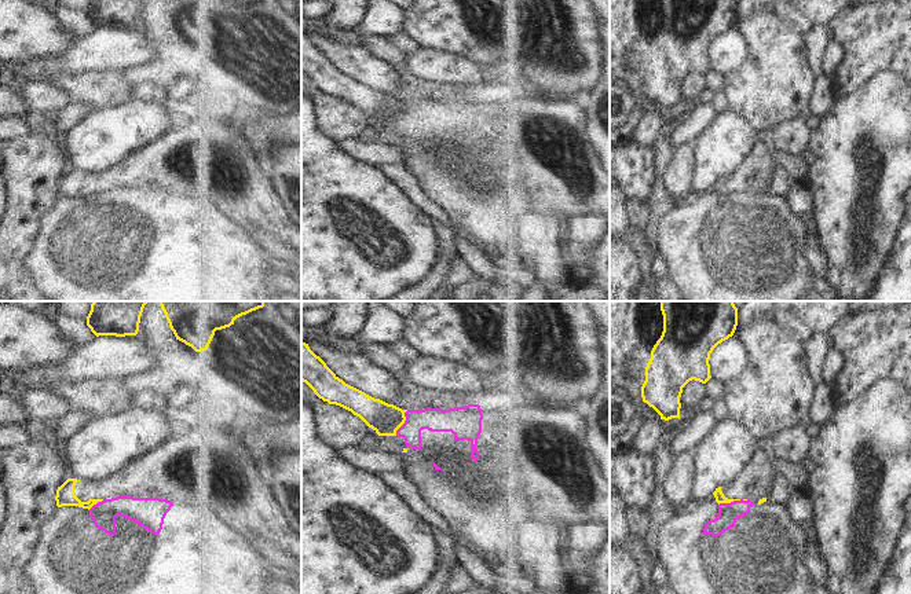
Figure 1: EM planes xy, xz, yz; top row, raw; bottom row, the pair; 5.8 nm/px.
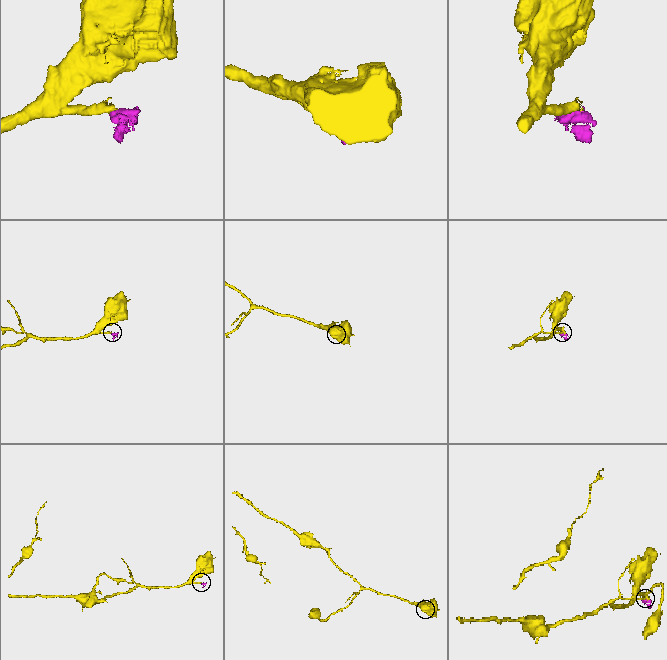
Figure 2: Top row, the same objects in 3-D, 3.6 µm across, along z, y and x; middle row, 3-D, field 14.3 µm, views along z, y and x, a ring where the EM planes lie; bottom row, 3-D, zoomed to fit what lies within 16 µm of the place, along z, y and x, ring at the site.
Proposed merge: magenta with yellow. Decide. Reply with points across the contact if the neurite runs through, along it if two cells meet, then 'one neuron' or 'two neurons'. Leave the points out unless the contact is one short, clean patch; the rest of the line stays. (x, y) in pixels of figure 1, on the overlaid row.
along yz (747, 499), (734, 499), (719, 505) | two neurons

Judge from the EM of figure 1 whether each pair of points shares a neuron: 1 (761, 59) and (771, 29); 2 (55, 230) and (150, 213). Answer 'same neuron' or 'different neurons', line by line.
1: same neuron
2: same neuron

